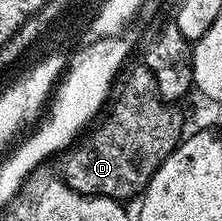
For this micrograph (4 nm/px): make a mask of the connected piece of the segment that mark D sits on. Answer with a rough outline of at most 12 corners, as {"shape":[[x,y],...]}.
{"shape":[[143,63],[125,64],[67,150],[87,197],[143,194],[185,136]]}

